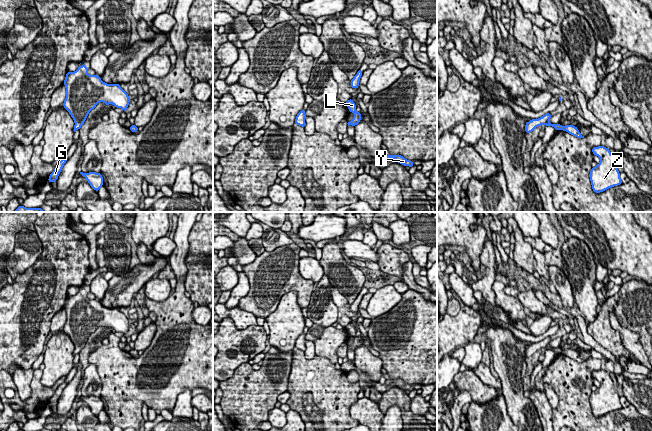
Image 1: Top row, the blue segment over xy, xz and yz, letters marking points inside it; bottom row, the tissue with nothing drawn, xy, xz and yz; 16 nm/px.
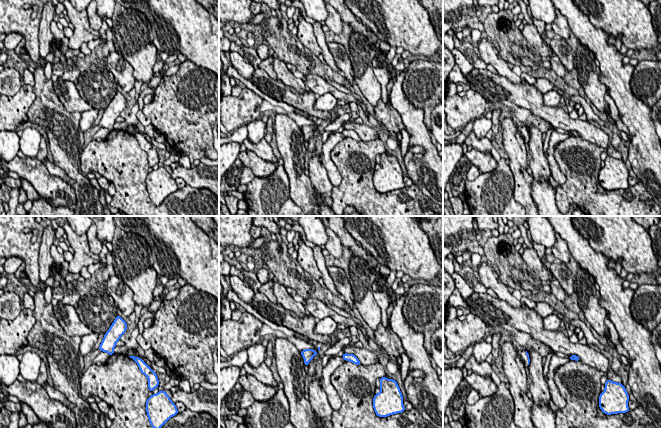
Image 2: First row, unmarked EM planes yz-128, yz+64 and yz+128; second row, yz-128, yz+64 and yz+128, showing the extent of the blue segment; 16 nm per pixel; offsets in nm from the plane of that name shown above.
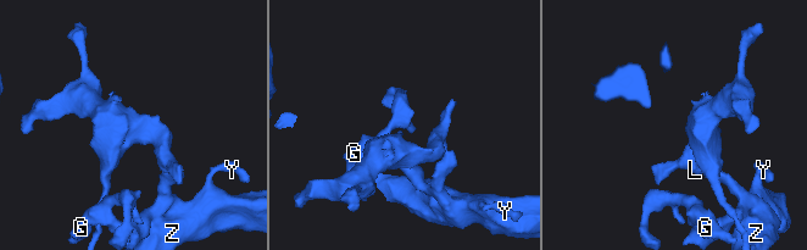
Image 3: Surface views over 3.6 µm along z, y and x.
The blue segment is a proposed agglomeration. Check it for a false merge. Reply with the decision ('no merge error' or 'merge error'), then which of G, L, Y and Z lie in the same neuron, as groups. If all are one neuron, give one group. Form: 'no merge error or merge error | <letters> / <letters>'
merge error | G Y Z / L

